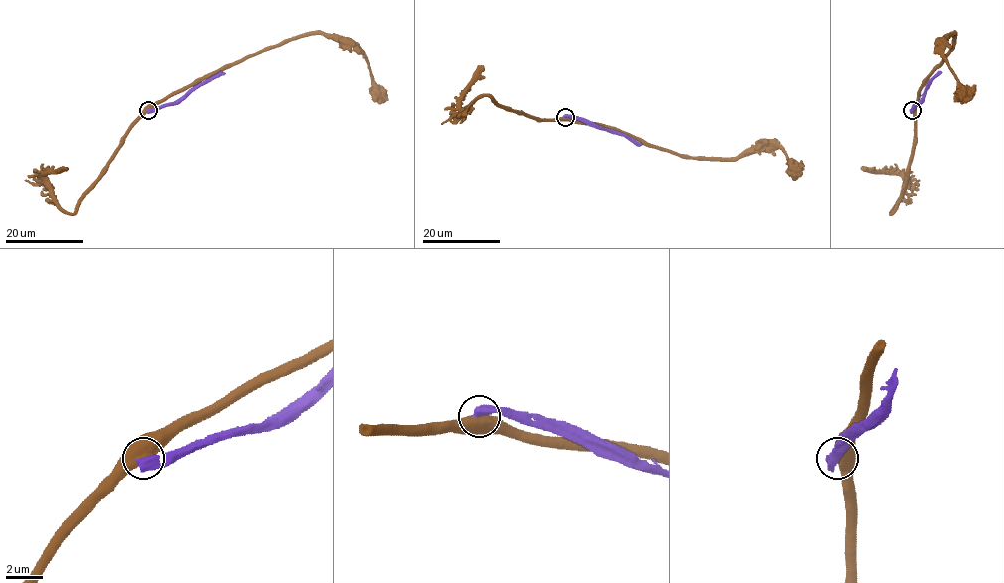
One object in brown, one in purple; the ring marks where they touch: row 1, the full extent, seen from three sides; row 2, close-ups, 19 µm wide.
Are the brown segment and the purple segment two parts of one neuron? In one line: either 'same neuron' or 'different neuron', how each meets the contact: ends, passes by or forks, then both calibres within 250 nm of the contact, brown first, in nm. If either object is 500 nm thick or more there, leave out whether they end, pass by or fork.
different neuron; calibres 800 and 550 nm

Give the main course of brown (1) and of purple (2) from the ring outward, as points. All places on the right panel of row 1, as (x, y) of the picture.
1: (913, 110), (924, 81), (951, 51), (952, 33), (946, 40), (943, 53), (957, 81), (957, 90), (968, 101)
2: (913, 110), (940, 73)

